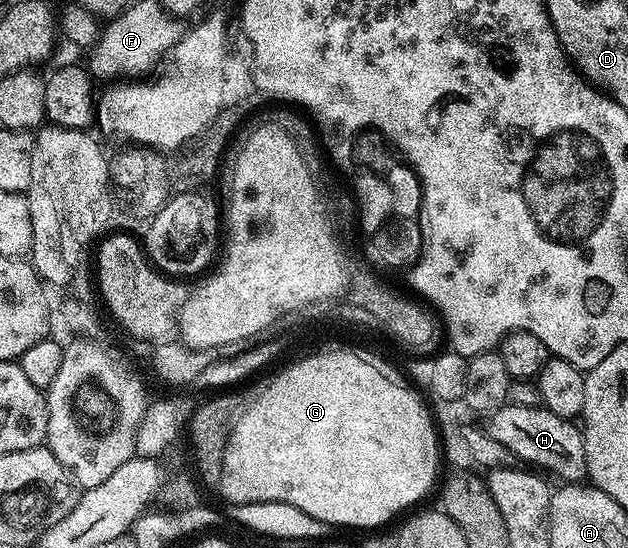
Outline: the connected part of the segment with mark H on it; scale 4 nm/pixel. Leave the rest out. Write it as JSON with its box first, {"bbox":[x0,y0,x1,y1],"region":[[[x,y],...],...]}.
{"bbox":[485,403,587,483],"region":[[[508,403],[496,409],[486,421],[485,431],[488,435],[497,439],[497,443],[505,443],[505,447],[509,447],[509,451],[513,451],[520,462],[528,461],[528,466],[539,471],[548,469],[556,473],[560,477],[558,480],[563,483],[579,483],[587,477],[583,431],[574,420],[553,415],[553,411],[538,405]]]}

